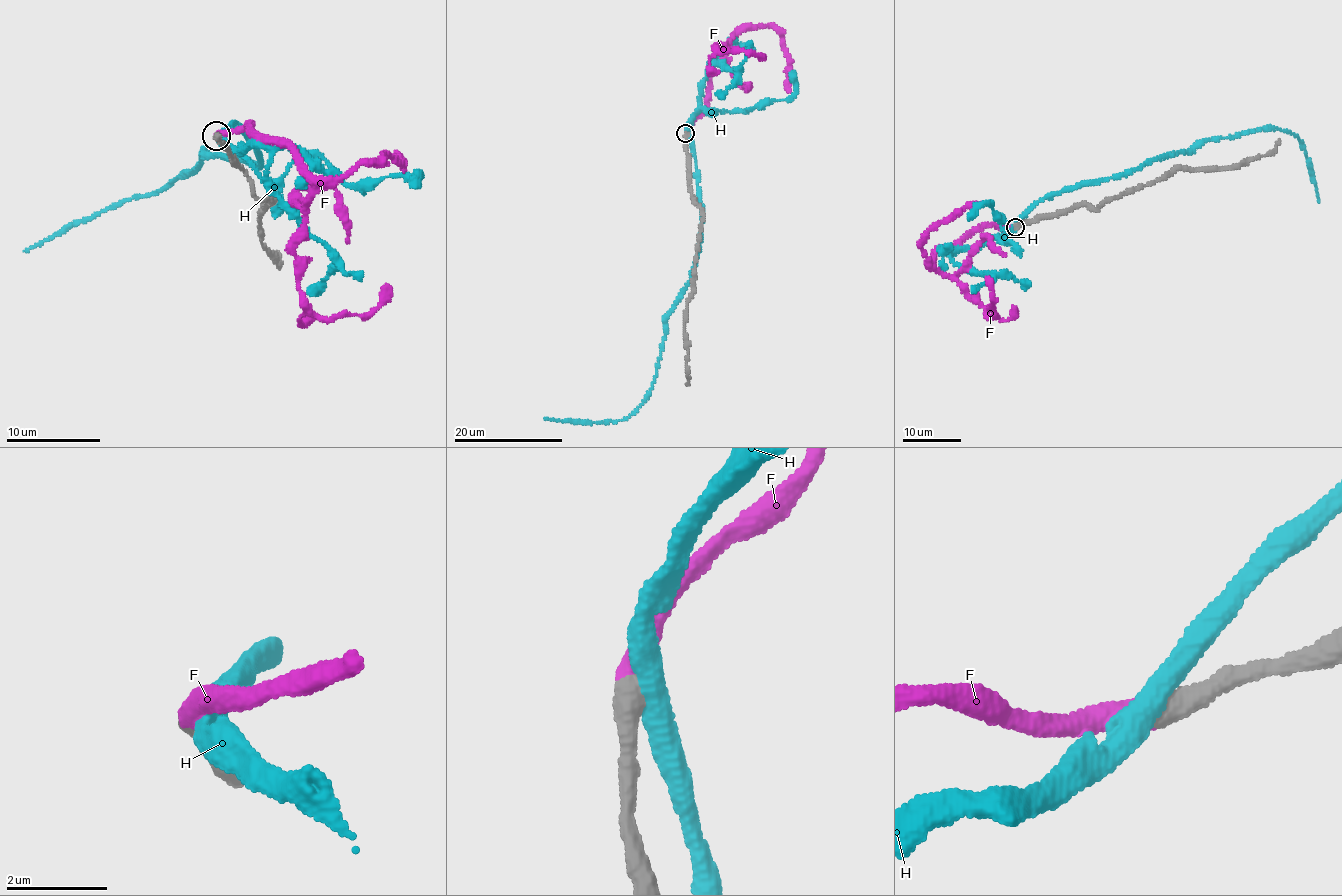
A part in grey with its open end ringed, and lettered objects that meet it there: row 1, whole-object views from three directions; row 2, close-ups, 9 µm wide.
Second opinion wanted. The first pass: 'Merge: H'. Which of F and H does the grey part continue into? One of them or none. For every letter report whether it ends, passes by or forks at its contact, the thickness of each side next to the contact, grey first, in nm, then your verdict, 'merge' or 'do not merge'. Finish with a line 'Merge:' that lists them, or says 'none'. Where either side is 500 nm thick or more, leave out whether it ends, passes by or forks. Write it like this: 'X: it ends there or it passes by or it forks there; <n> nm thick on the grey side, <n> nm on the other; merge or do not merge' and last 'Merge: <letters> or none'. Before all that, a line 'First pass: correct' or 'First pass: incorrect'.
First pass: incorrect
F: 500 nm thick on the grey side, 440 nm on the other; merge
H: 500 nm thick on the grey side, 460 nm on the other; do not merge
Merge: F

